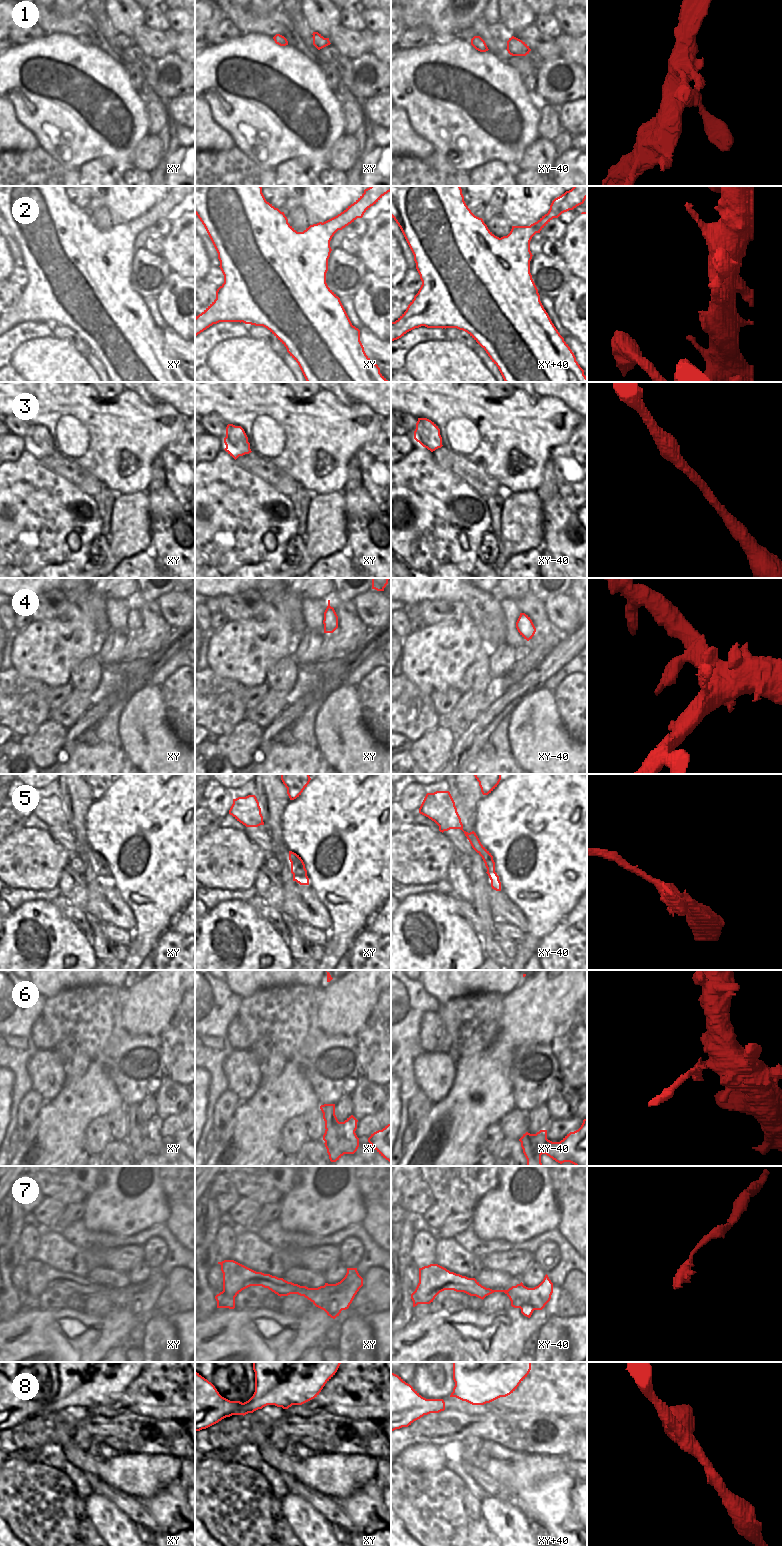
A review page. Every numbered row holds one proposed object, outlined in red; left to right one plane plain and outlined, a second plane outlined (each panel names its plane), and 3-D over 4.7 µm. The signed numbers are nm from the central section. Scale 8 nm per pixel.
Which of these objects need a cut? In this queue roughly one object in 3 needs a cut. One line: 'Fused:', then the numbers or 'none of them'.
Fused: 2, 6

